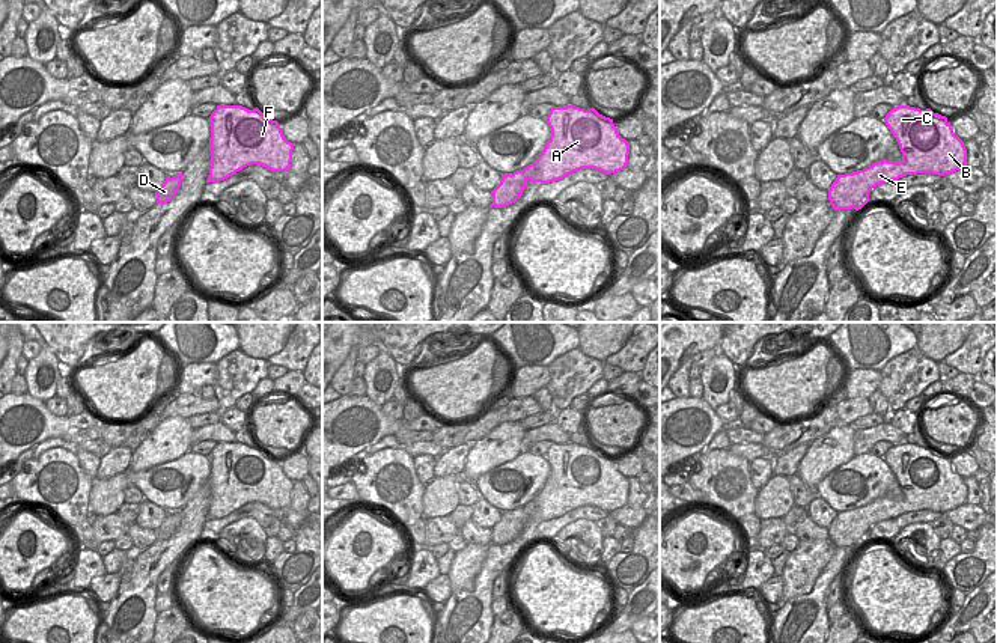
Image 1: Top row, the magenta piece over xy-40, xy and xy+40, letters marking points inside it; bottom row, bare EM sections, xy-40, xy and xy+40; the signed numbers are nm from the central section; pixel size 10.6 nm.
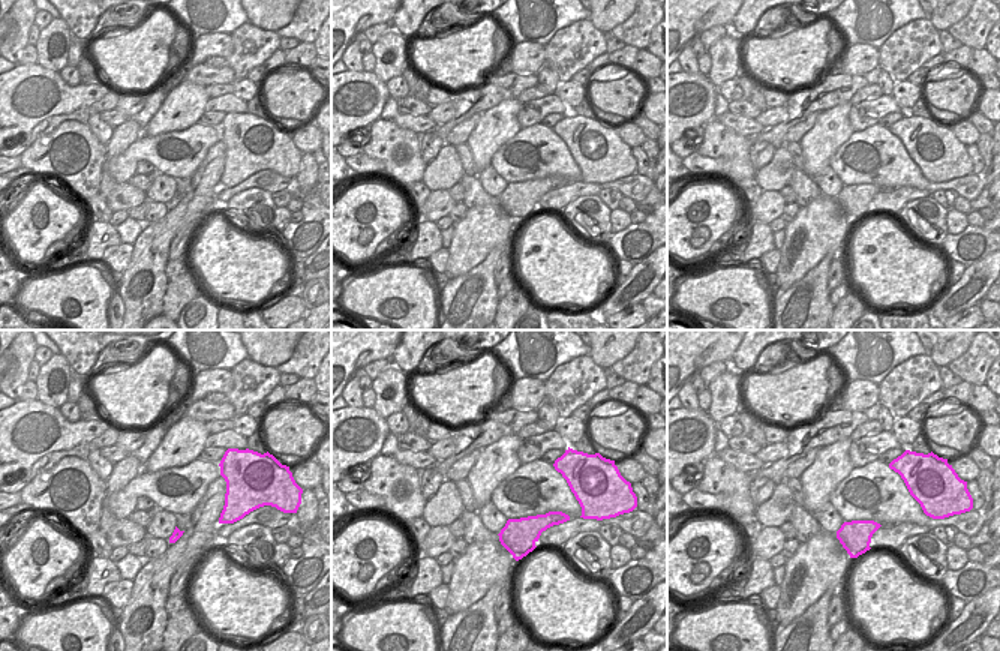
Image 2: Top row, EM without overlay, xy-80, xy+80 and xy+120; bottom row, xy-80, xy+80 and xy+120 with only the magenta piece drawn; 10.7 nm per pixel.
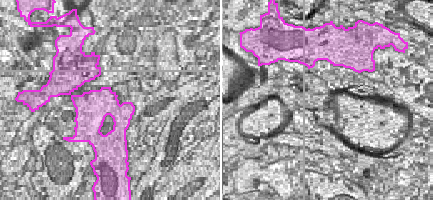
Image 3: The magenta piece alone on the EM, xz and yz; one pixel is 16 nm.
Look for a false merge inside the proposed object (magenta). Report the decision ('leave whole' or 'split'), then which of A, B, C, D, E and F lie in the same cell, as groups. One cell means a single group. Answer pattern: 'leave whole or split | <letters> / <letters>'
leave whole | A B C D E F

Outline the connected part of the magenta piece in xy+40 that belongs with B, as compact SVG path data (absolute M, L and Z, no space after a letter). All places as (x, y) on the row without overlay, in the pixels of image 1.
M898 443L886 452L884 461L898 479L902 497L883 497L863 507L837 512L828 527L834 548L861 547L877 523L917 510L944 513L967 500L964 479L953 470L947 455L931 446Z

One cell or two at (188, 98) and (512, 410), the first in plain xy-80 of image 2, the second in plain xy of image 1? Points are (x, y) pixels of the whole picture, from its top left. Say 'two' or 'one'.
two

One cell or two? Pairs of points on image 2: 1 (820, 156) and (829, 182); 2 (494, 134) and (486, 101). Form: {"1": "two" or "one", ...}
{"1": "two", "2": "two"}

